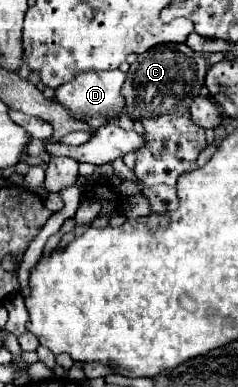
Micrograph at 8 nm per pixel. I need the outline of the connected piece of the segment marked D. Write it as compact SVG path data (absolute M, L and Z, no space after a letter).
M119 69L113 71L87 71L79 73L73 81L55 89L55 99L65 105L71 113L83 115L92 127L99 128L109 121L117 119L117 113L123 109L123 93L121 87L125 83L125 73Z

